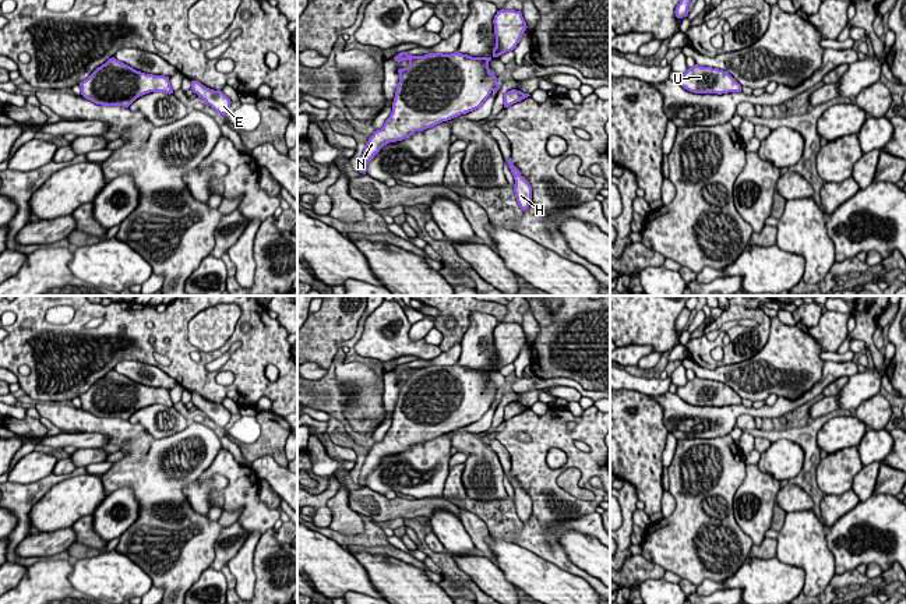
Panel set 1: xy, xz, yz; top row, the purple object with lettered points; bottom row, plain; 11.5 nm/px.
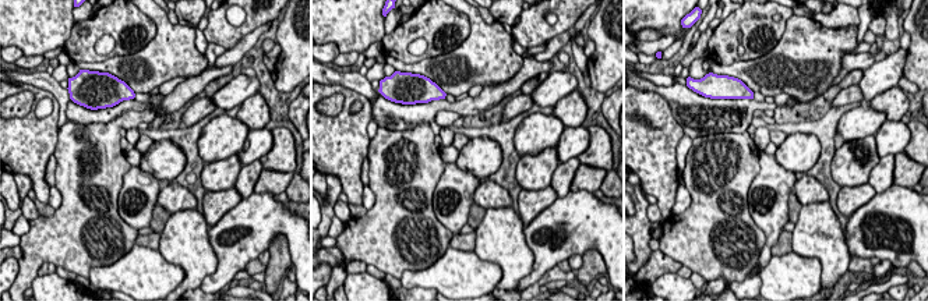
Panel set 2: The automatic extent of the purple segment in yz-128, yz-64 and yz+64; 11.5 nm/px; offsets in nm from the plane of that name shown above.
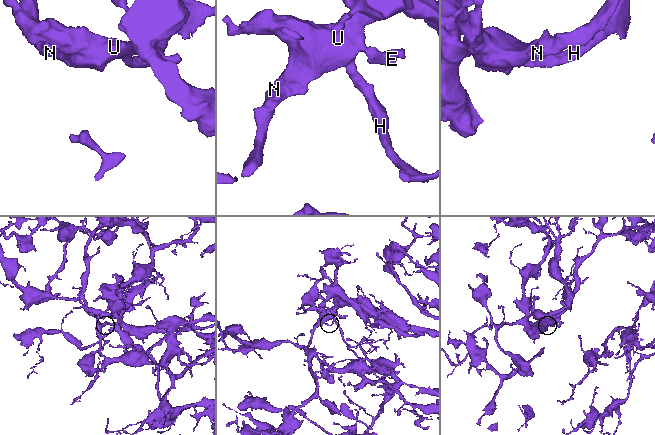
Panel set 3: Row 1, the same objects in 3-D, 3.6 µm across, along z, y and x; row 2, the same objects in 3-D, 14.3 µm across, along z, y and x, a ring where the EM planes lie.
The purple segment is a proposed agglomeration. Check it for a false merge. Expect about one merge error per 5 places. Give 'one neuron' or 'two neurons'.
one neuron

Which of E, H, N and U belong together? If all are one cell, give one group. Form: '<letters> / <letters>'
E H N U

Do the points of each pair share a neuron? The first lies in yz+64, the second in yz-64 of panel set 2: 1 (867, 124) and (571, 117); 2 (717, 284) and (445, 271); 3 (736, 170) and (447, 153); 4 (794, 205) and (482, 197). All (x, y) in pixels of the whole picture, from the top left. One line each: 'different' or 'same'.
1: different
2: same
3: different
4: different

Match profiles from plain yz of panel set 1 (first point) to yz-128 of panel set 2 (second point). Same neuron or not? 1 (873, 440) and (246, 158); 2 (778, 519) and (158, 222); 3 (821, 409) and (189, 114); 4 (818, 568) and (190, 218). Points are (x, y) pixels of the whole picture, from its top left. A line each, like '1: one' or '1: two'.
1: one
2: one
3: one
4: one

